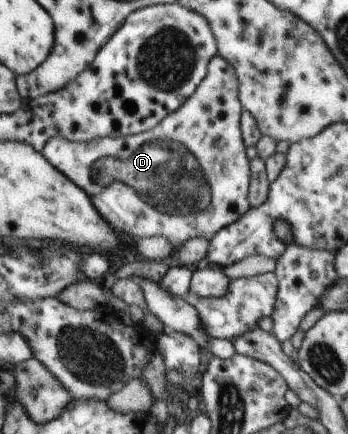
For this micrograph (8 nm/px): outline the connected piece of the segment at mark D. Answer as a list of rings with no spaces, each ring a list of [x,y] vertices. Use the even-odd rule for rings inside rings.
[[[217,54],[211,58],[208,63],[207,75],[201,81],[199,87],[193,92],[190,99],[178,109],[177,112],[170,113],[166,117],[167,121],[163,120],[163,125],[147,131],[147,133],[139,133],[135,137],[102,137],[98,140],[85,142],[74,142],[64,137],[51,137],[43,148],[42,153],[54,165],[55,169],[66,174],[76,186],[82,187],[93,200],[94,205],[98,208],[99,213],[113,226],[118,233],[127,233],[127,240],[130,238],[139,239],[141,237],[157,237],[162,236],[167,239],[175,250],[182,248],[187,241],[193,240],[196,237],[205,239],[213,239],[219,231],[227,226],[230,226],[234,221],[237,221],[241,216],[249,211],[249,201],[247,201],[247,187],[249,187],[249,159],[245,157],[245,139],[242,137],[242,105],[238,97],[238,79],[234,70],[234,66]]]

